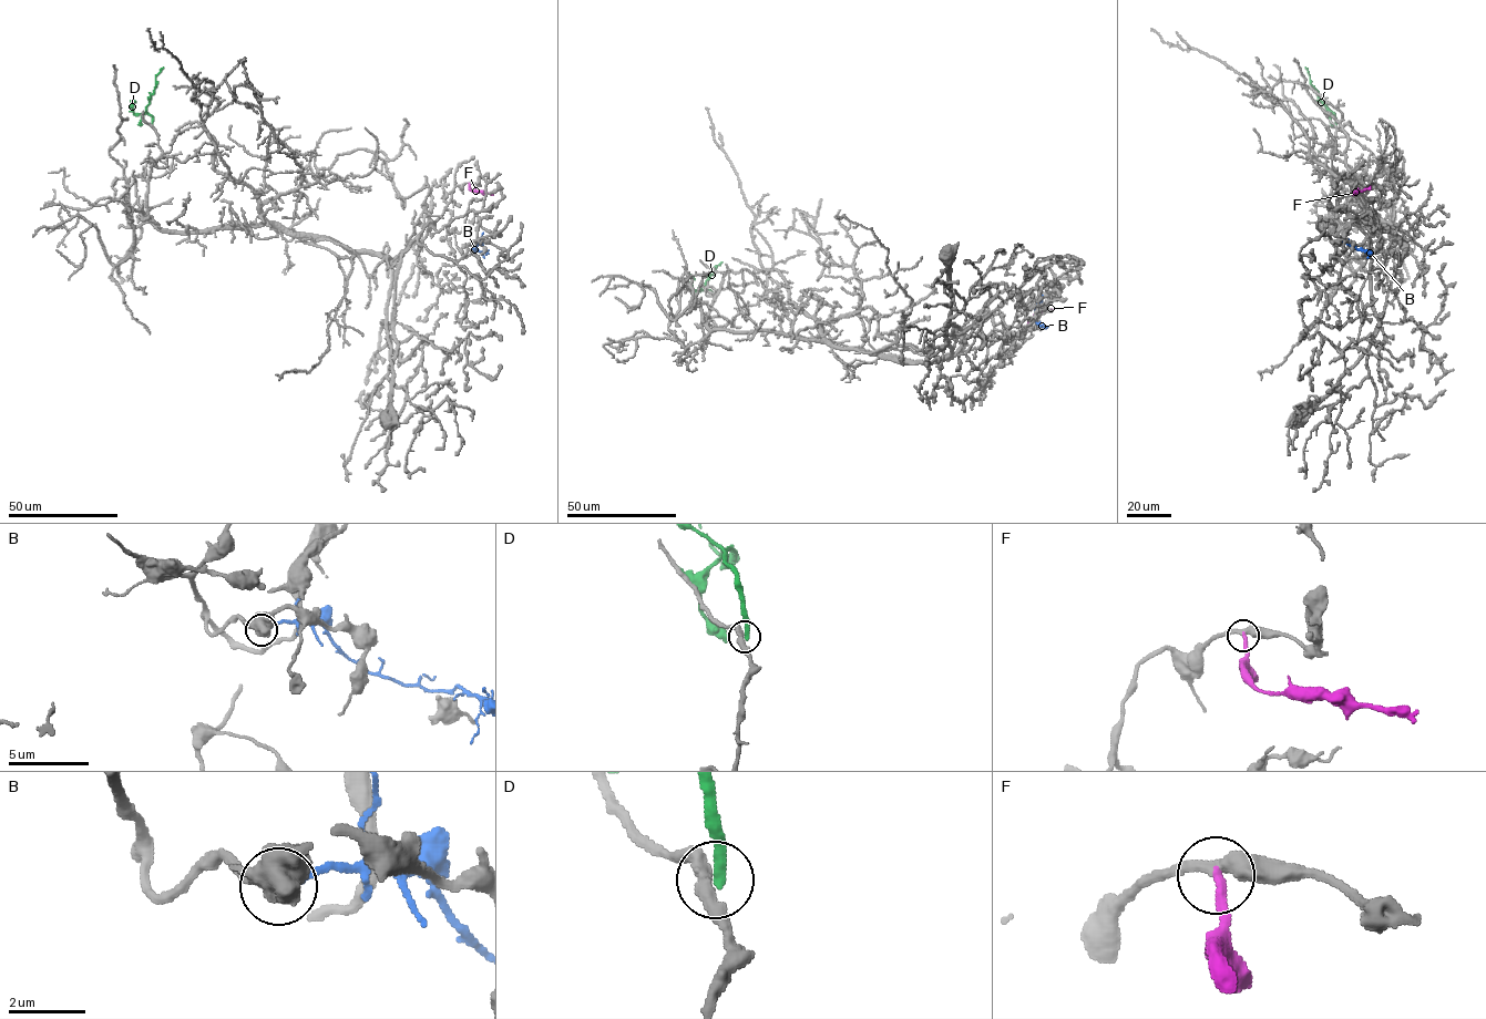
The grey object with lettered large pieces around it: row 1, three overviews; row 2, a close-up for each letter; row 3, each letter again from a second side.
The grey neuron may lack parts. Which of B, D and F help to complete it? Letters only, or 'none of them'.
F

